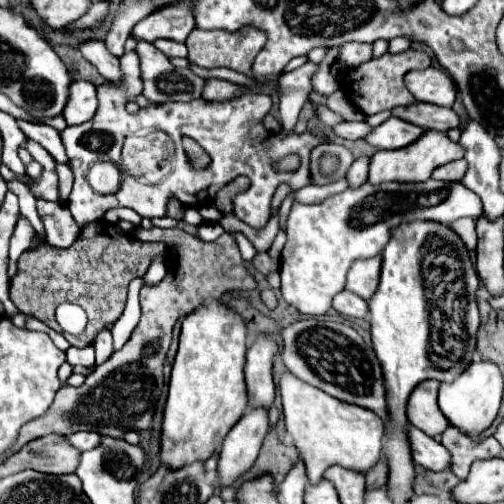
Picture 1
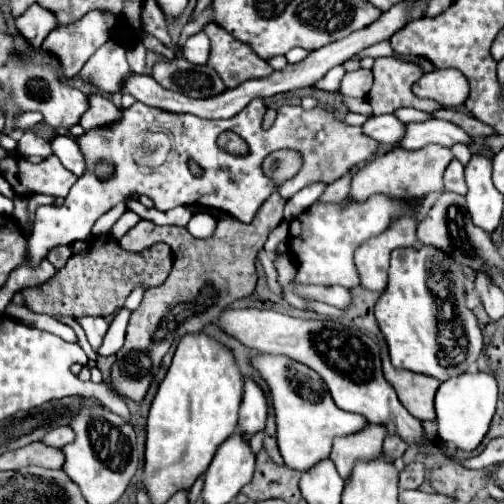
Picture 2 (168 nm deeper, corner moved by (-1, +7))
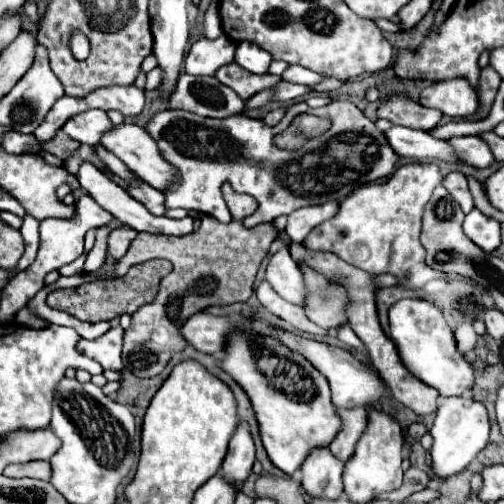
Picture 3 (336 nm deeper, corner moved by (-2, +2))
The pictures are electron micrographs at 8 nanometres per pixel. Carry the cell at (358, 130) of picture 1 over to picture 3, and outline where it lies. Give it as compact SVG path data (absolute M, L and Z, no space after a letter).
M391 127L385 131L389 145L393 145L395 153L401 157L411 159L433 159L433 161L445 161L445 163L465 163L453 149L447 145L447 141L439 141L433 135L425 131L415 129L403 129L403 127Z

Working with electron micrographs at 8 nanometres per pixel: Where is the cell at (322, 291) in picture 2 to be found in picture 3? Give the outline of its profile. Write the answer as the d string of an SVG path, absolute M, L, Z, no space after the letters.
M287 247L279 249L271 257L271 261L267 265L265 281L285 301L295 303L295 305L303 305L303 293L305 293L305 289L303 289L303 275L299 273L299 267L295 267L295 261L291 259Z

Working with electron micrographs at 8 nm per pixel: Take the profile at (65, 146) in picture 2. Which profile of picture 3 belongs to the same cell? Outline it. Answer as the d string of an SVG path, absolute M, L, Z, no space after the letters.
M83 163L81 169L79 169L79 185L103 207L107 209L113 217L117 217L119 221L123 221L123 225L129 225L131 229L135 231L145 231L145 233L153 233L153 235L189 235L193 231L193 219L191 217L185 217L185 219L169 219L169 217L157 217L153 213L149 213L145 209L145 205L141 205L139 201L135 201L123 187L119 187L117 183L113 183L107 175L103 175L97 167L93 167L91 163Z

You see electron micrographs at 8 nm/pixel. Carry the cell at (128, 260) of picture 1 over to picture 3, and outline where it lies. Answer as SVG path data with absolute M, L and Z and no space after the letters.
M151 259L139 265L129 267L125 277L117 277L111 281L91 281L77 289L57 289L55 293L49 293L47 305L59 311L65 311L81 321L111 321L123 313L133 315L139 307L151 303L157 297L159 281L171 273L171 263L165 259Z

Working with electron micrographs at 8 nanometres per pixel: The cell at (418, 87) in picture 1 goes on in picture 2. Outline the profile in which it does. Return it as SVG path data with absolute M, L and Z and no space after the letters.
M454 68L432 70L432 72L424 74L412 86L412 90L418 98L428 98L428 100L438 102L440 106L456 108L456 106L464 104L464 100L468 96L468 80L466 80L466 76L462 76L462 72L458 72Z

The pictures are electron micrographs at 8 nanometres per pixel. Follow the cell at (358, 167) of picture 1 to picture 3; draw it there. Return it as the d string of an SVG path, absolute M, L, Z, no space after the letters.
M329 201L329 203L323 203L323 205L313 205L313 207L297 209L297 211L293 211L287 217L285 233L291 237L291 241L301 243L313 227L317 227L325 219L331 219L337 213L337 209L339 209L339 203L335 203L335 201Z

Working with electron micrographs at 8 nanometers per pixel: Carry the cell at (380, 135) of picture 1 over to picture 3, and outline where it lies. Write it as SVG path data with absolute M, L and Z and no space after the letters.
M455 137L455 141L449 141L449 143L473 167L481 169L481 167L491 167L495 163L495 157L489 145L481 137Z

